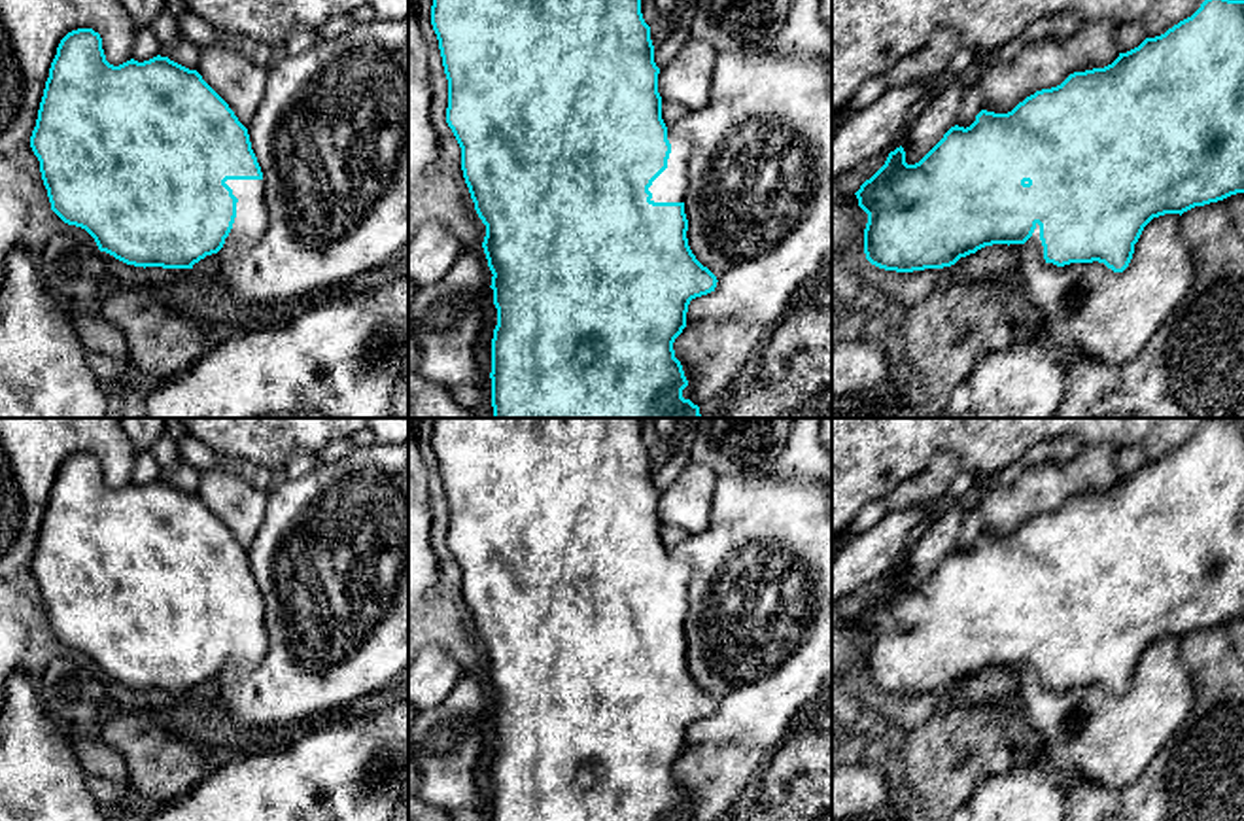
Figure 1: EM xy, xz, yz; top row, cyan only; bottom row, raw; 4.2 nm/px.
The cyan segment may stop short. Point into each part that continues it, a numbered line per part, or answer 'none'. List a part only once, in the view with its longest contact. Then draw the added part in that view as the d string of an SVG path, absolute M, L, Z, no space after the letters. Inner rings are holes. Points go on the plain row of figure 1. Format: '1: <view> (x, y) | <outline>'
1: xz (672, 610) | M667 550L667 564L671 568L671 577L667 583L667 592L652 605L648 615L654 626L684 626L686 615L690 611L690 581L692 569L686 562L673 556Z

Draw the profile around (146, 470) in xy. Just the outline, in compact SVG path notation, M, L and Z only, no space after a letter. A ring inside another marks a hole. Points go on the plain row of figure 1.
M153 452L136 454L132 477L134 477L134 484L138 486L149 484L161 477L161 469Z

